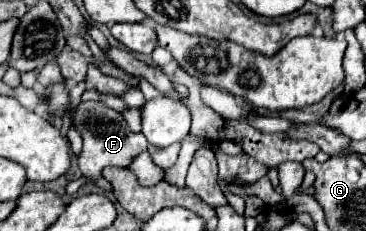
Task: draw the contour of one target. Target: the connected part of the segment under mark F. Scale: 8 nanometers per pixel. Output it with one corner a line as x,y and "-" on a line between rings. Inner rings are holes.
87,101
81,103
73,113
73,123
83,135
83,151
77,157
79,169
83,177
87,177
93,185
97,185
104,192
112,192
111,184
102,175
103,167
115,165
115,167
127,167
135,155
148,149
148,141
142,132
134,133
127,127
123,117
109,109
107,105
99,101

